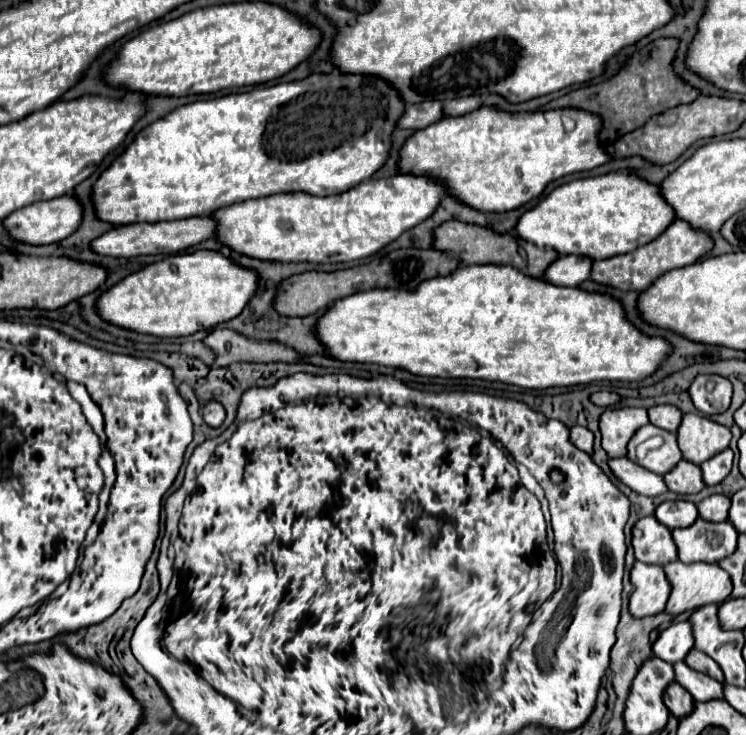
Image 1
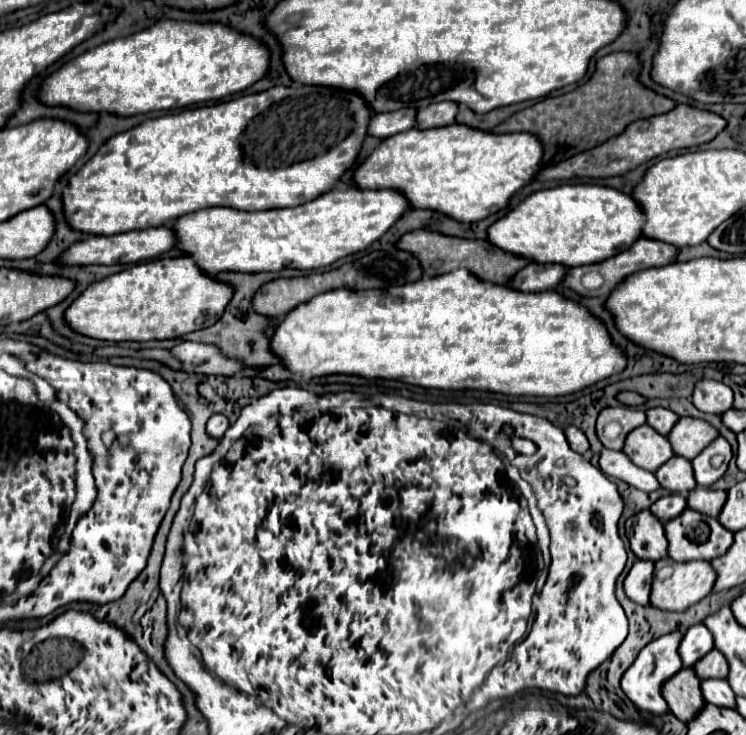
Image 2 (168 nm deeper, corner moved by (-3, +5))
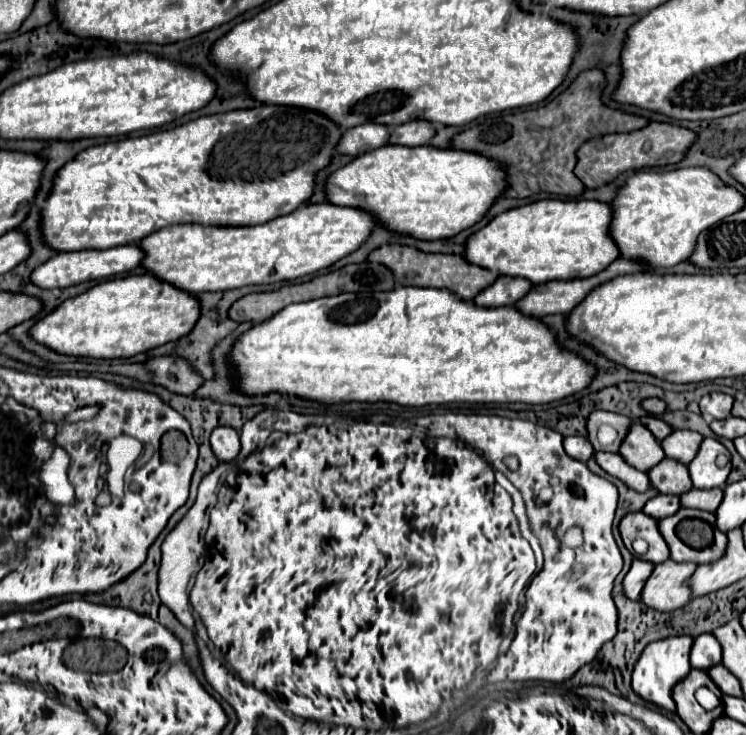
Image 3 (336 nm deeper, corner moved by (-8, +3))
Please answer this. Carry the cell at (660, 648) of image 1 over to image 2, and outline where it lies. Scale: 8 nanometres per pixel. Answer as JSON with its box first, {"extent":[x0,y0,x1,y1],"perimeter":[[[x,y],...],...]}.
{"extent":[678,623,714,667],"perimeter":[[[702,623],[686,629],[682,643],[680,643],[680,649],[678,649],[684,667],[694,667],[694,663],[698,659],[702,659],[706,653],[710,653],[712,647],[714,647],[712,635]]]}

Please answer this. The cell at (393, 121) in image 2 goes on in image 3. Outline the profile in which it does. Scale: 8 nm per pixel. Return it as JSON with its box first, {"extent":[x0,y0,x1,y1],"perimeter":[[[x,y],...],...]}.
{"extent":[339,123,391,155],"perimeter":[[[365,123],[343,133],[343,141],[339,141],[339,153],[345,155],[363,155],[381,145],[387,145],[391,137],[391,127],[379,123]]]}

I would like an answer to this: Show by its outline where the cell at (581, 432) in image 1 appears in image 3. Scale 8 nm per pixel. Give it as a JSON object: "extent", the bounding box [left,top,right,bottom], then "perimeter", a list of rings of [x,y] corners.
{"extent":[565,435,593,461],"perimeter":[[[575,435],[575,437],[565,437],[565,451],[579,461],[587,461],[593,455],[593,445],[587,437]]]}

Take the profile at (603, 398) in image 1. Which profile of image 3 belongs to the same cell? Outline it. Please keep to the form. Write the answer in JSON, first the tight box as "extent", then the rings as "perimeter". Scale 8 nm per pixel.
{"extent":[641,397,667,415],"perimeter":[[[649,397],[649,399],[641,401],[641,403],[643,403],[643,409],[647,413],[651,413],[651,415],[661,415],[667,409],[667,405],[661,399],[655,399],[655,397]]]}

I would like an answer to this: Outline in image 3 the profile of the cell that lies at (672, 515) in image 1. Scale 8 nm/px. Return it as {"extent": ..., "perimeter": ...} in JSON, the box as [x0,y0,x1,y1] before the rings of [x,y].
{"extent":[643,495,681,519],"perimeter":[[[659,495],[653,497],[651,501],[647,501],[647,505],[643,507],[643,513],[647,513],[653,519],[665,519],[673,513],[677,513],[681,509],[679,497],[677,495]]]}

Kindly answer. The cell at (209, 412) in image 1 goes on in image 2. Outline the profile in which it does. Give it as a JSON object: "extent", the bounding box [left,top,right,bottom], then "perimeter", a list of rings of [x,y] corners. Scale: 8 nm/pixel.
{"extent":[206,415,228,439],"perimeter":[[[212,415],[210,419],[208,419],[208,425],[206,425],[206,433],[210,435],[210,437],[214,437],[214,439],[222,439],[222,435],[226,433],[226,429],[228,429],[228,419],[224,417],[224,415]]]}

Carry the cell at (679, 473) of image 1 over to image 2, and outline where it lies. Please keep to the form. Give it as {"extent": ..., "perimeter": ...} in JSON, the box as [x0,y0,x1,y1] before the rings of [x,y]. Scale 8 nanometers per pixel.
{"extent":[656,457,696,495],"perimeter":[[[672,457],[662,467],[658,467],[656,479],[660,487],[672,493],[682,493],[682,495],[686,495],[696,487],[692,465],[688,459],[682,459],[682,457]]]}

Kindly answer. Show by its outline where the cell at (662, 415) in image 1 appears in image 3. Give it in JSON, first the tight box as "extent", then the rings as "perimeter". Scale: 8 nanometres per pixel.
{"extent":[641,415,673,441],"perimeter":[[[645,415],[645,417],[641,417],[641,423],[659,439],[659,441],[663,441],[667,435],[671,435],[671,431],[673,431],[673,427],[671,425],[667,425],[661,417],[657,417],[657,415]]]}

